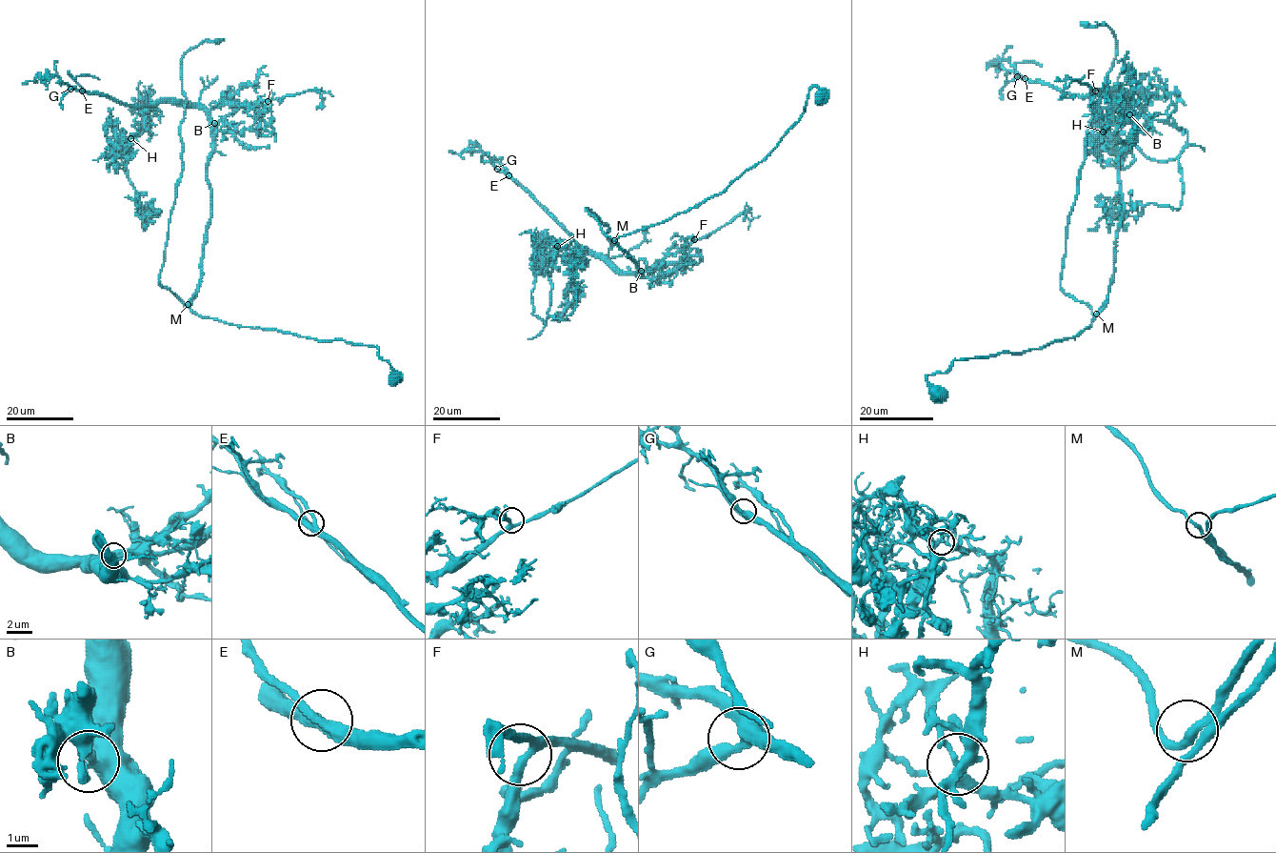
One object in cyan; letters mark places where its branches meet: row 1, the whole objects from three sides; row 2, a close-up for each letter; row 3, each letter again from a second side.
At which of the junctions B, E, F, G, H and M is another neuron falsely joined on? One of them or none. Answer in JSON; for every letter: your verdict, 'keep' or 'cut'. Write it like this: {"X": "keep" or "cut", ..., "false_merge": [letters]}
{"B": "keep", "E": "keep", "F": "keep", "G": "keep", "H": "cut", "M": "keep", "false_merge": ["H"]}

